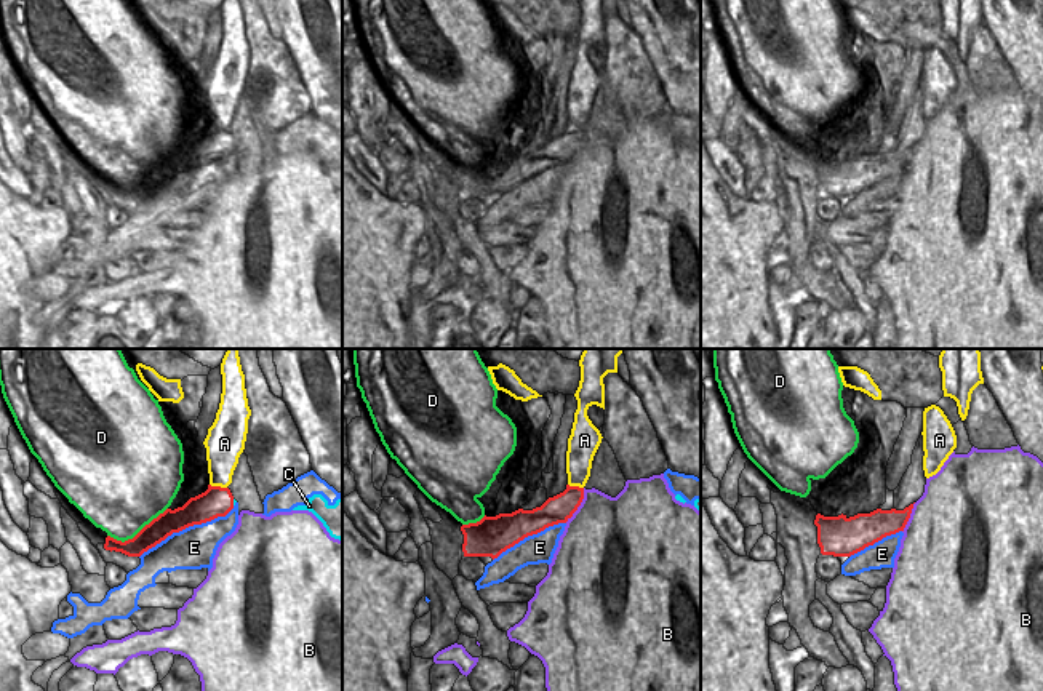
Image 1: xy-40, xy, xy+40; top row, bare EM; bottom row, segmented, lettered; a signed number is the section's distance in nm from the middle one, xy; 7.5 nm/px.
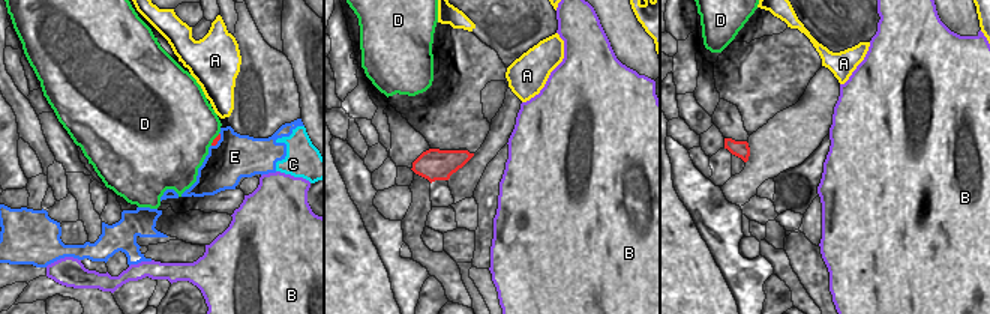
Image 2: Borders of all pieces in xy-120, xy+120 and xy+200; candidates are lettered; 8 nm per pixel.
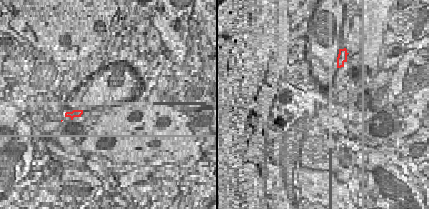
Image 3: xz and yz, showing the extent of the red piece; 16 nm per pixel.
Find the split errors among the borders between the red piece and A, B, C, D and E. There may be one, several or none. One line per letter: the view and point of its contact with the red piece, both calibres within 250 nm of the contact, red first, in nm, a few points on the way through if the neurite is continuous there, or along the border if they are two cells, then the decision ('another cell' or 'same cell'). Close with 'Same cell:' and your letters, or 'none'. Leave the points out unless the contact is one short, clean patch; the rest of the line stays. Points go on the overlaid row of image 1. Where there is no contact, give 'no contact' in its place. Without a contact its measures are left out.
A: meets red in xy-40 at (218, 487); 220 nm thick on the red side, 240 nm on the other; another cell
B: meets red in xy at (579, 504); 200 nm thick on the red side, 480 nm on the other; border along xy (584, 488), (581, 504), (565, 522); another cell
C: meets red in xy-40 at (232, 503); 220 nm thick on the red side, 20 nm on the other; same cell
D: meets red in xy-40 at (138, 533); 170 nm thick on the red side, 480 nm on the other; another cell
E: meets red in xy-40 at (186, 527); 220 nm thick on the red side, 320 nm on the other; another cell
Same cell: C

